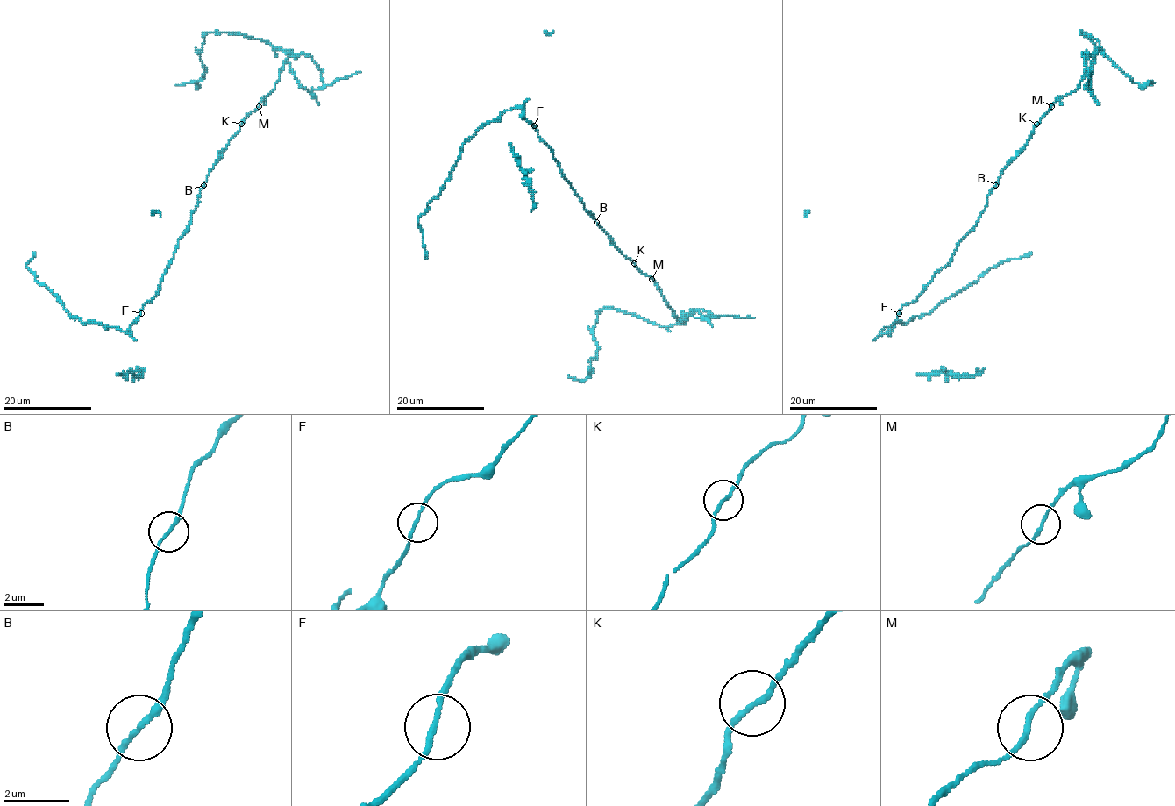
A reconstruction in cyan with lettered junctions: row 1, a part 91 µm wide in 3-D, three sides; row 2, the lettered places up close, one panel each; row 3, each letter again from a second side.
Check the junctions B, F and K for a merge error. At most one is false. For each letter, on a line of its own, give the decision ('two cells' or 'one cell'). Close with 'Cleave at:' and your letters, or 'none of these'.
B: one cell
F: one cell
K: two cells
Cleave at: K

